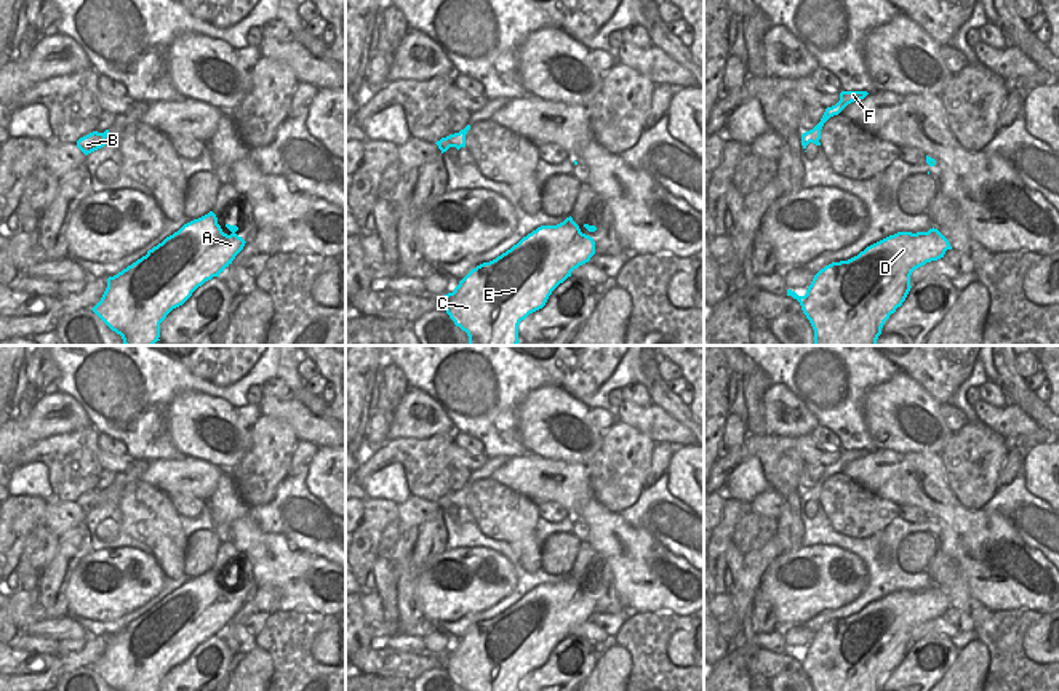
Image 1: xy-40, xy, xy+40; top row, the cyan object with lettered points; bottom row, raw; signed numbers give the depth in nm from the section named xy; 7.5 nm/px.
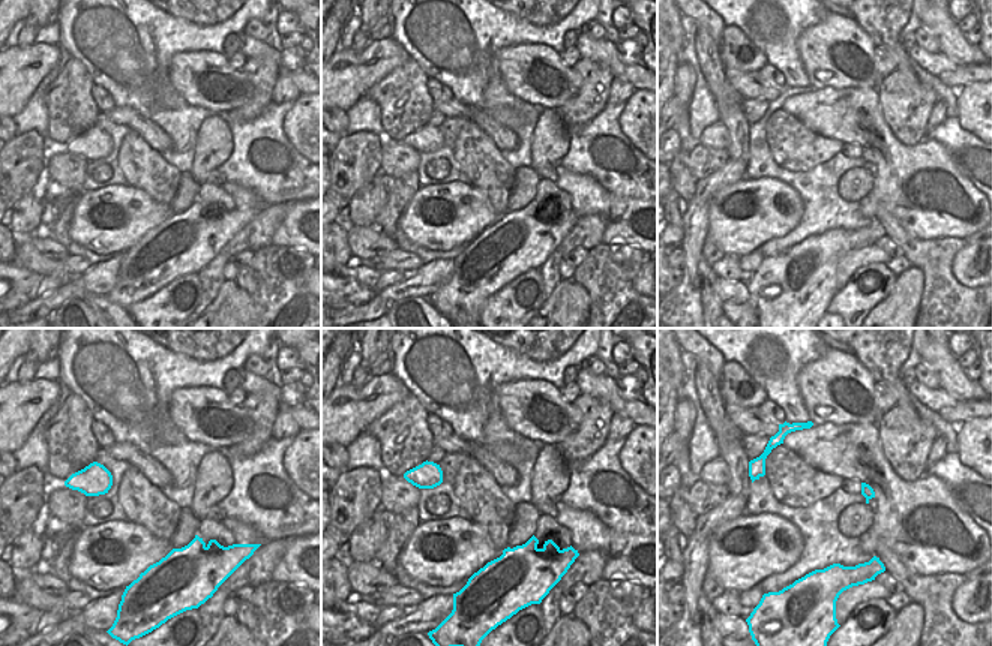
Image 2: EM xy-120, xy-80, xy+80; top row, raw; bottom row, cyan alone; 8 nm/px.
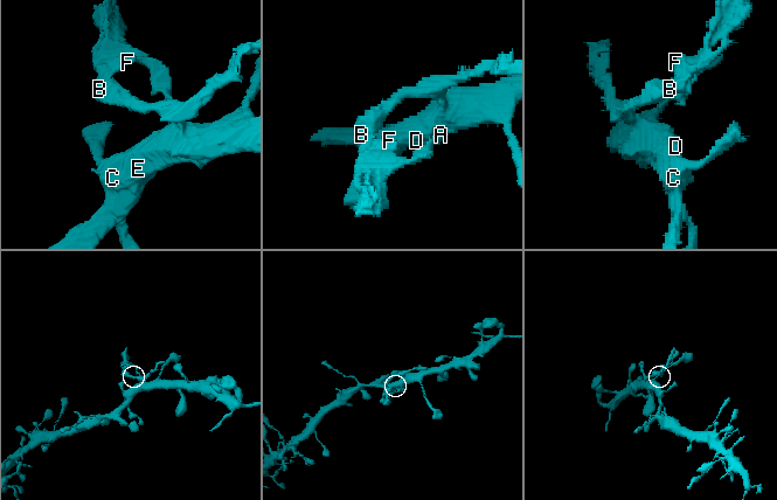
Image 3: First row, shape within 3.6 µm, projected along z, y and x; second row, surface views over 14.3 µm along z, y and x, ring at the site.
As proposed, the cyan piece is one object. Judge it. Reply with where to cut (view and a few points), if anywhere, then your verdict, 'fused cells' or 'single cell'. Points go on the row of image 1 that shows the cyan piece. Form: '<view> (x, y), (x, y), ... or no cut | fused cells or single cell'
xy (451, 135), (443, 143), (445, 149) | fused cells

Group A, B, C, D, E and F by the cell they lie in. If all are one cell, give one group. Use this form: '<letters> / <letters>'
A B C D E / F

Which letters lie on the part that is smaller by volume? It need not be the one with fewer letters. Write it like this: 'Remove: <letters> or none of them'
Remove: F

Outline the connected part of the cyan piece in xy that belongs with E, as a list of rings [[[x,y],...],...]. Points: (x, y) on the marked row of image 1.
[[[569,216],[557,226],[537,227],[437,299],[467,333],[467,346],[517,346],[520,322],[542,309],[552,291],[593,254],[593,238]]]

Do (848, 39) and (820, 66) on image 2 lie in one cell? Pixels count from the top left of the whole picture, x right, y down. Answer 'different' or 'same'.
same

